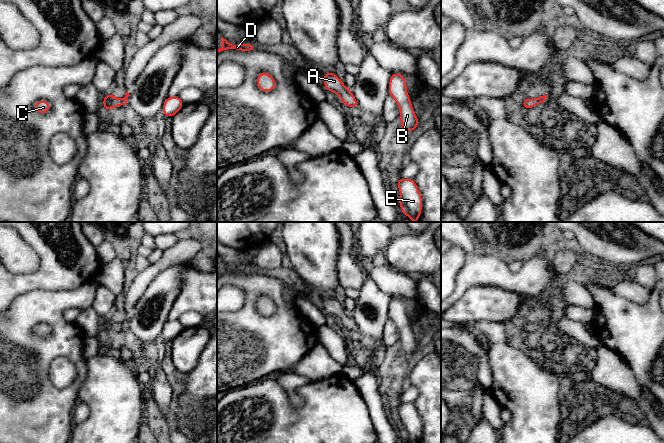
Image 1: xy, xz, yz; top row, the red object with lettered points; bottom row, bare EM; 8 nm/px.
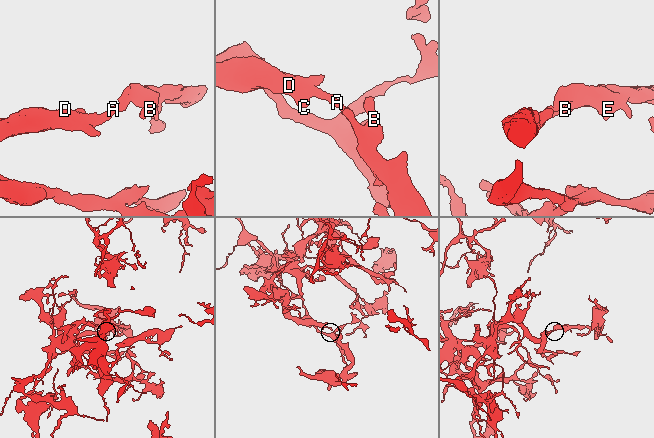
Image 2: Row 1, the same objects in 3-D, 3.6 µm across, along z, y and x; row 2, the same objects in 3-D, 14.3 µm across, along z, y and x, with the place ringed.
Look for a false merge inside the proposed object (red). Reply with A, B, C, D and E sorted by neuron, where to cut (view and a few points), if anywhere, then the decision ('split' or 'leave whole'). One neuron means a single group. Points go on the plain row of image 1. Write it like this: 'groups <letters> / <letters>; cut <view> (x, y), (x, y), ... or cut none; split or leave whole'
groups A B C D E; cut none; leave whole

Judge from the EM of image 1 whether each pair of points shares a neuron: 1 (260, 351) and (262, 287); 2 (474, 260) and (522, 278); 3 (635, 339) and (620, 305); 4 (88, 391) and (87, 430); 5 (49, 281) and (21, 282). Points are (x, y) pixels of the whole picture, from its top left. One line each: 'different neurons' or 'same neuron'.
1: same neuron
2: same neuron
3: same neuron
4: same neuron
5: same neuron

